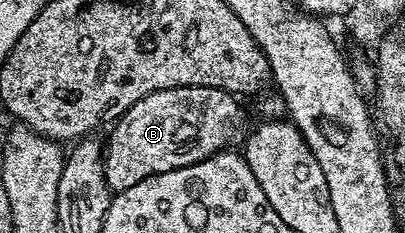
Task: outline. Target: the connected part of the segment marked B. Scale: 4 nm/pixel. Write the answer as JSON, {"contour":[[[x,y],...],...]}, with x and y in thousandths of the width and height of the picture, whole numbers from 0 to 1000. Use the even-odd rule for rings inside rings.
{"contour":[[[519,369],[398,382],[346,425],[284,536],[257,631],[257,734],[269,811],[301,824],[380,747],[405,747],[499,695],[560,644],[607,579],[607,502],[580,403]]]}

